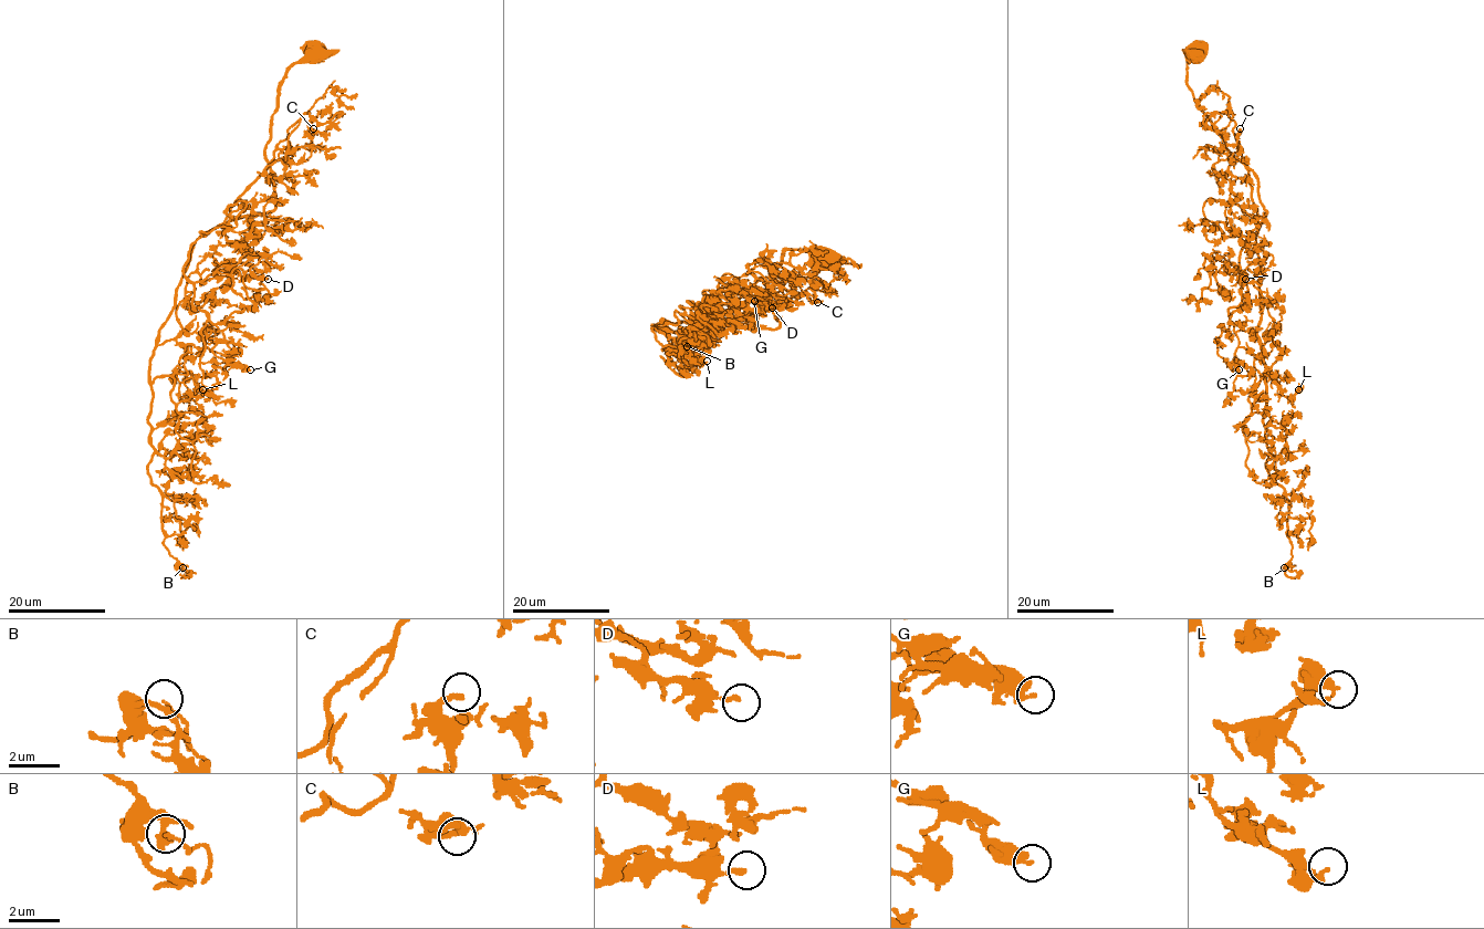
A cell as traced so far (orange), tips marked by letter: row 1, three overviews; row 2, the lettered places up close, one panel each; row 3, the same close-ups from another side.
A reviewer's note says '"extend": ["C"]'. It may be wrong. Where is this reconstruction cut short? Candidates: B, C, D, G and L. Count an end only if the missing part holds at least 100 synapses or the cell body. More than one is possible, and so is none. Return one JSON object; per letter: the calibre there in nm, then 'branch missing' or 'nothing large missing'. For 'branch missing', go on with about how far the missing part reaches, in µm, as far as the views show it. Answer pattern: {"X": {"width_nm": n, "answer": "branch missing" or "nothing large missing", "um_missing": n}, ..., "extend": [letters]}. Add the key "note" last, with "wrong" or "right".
{"B": {"width_nm": 120, "answer": "nothing large missing"}, "C": {"width_nm": 260, "answer": "nothing large missing"}, "D": {"width_nm": 180, "answer": "nothing large missing"}, "G": {"width_nm": 440, "answer": "nothing large missing"}, "L": {"width_nm": 280, "answer": "nothing large missing"}, "extend": [], "note": "wrong"}

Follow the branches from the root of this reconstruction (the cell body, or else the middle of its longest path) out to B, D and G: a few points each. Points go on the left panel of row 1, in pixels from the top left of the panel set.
B: (314, 48), (279, 90), (267, 168), (194, 244), (149, 362), (148, 475), (164, 544), (183, 567)
D: (314, 48), (279, 90), (267, 168), (228, 217), (191, 246), (184, 268), (192, 282), (223, 267), (268, 279)
G: (314, 48), (279, 90), (267, 168), (191, 246), (184, 268), (192, 304), (225, 337), (212, 352), (250, 369)

